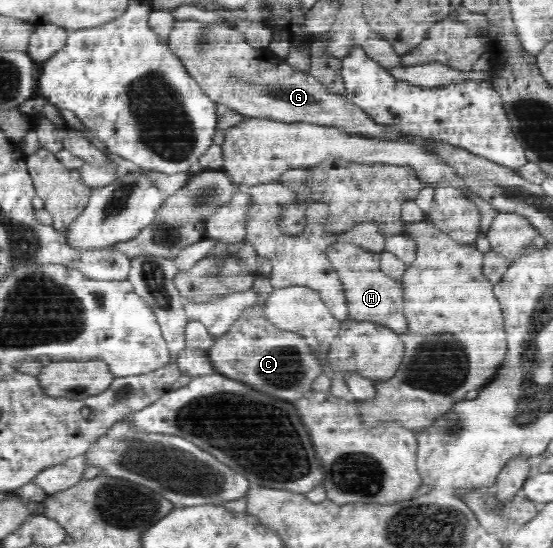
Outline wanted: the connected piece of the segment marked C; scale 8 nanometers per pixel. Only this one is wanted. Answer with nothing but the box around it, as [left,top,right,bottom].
[208,275,323,403]

